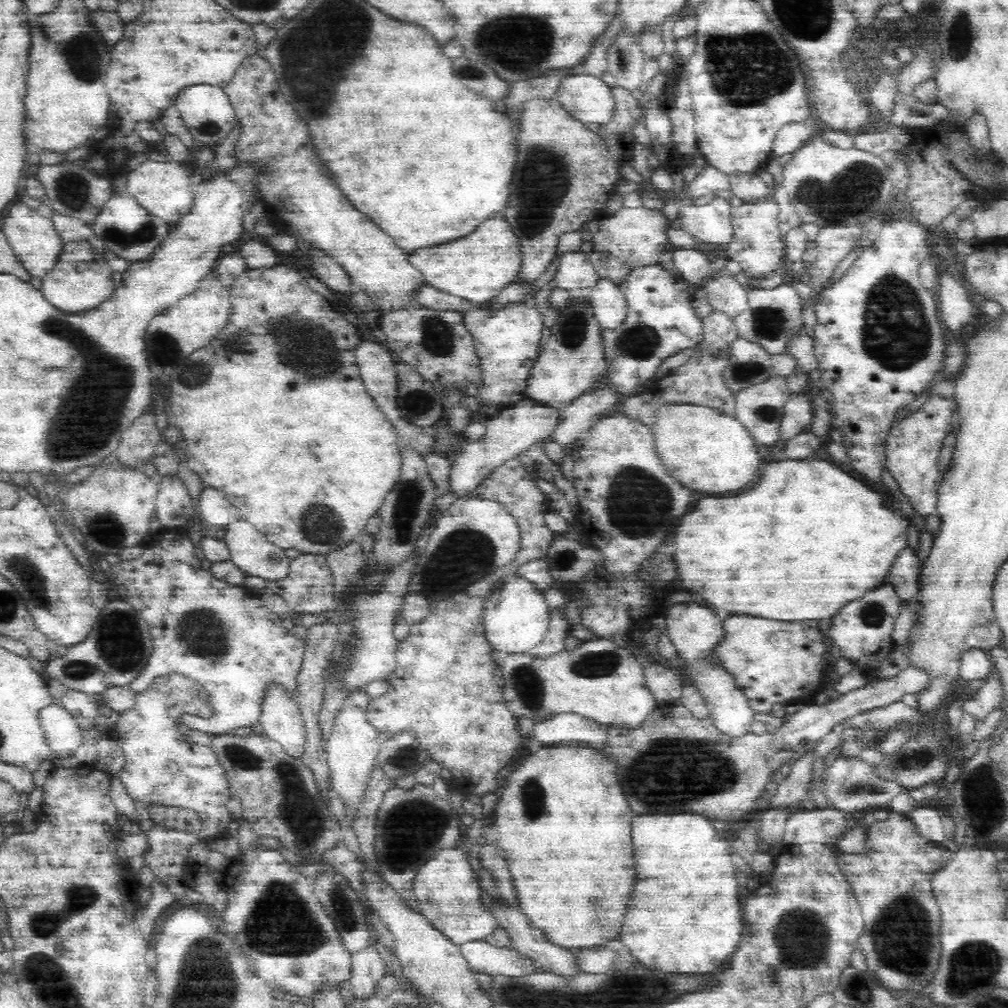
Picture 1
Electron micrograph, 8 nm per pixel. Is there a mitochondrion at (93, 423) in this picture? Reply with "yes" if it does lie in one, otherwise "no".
yes

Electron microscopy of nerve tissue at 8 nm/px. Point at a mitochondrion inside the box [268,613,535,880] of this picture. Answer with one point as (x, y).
(413, 824)

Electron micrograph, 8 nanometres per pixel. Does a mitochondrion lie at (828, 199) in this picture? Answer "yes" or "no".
yes

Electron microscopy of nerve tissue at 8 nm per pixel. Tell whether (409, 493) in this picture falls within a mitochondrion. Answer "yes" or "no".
yes

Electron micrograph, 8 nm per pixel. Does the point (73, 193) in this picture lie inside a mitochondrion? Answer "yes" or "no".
yes

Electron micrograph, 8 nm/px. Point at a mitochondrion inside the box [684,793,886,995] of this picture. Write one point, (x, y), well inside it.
(800, 937)

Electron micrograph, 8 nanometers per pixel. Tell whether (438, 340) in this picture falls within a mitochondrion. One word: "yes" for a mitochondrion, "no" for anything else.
yes

